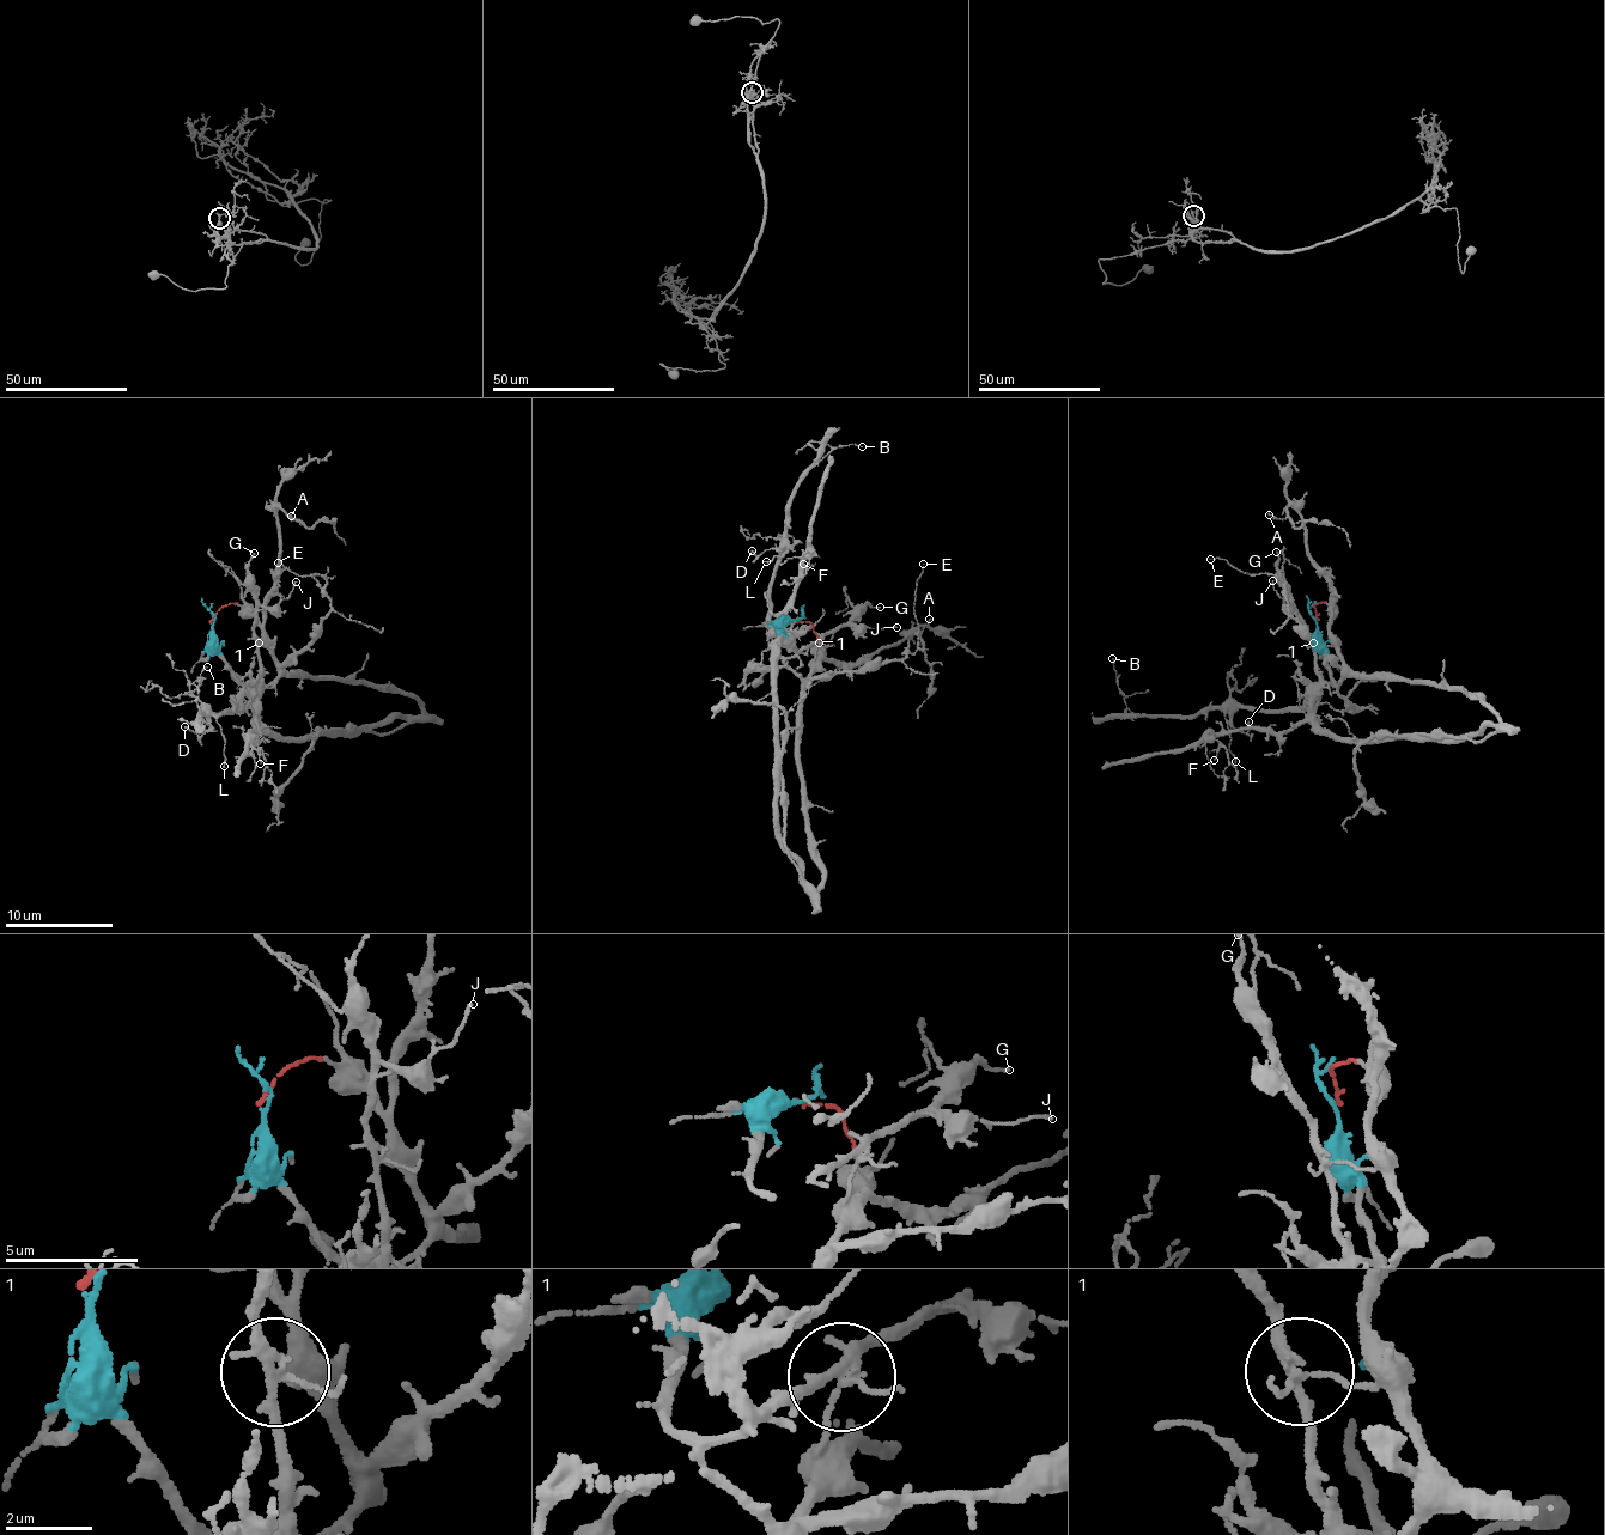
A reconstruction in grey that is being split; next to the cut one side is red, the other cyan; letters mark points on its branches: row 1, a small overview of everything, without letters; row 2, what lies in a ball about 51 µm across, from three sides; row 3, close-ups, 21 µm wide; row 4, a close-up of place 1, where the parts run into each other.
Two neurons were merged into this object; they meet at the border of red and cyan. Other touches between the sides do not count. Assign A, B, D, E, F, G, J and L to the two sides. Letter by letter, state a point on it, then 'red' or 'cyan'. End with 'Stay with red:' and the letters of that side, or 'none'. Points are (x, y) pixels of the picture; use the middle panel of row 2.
A: (929, 619) | red
B: (862, 446) | cyan
D: (752, 550) | cyan
E: (923, 564) | red
F: (803, 564) | cyan
G: (880, 607) | cyan
J: (897, 627) | cyan
L: (766, 561) | cyan
Stay with red: A, E

